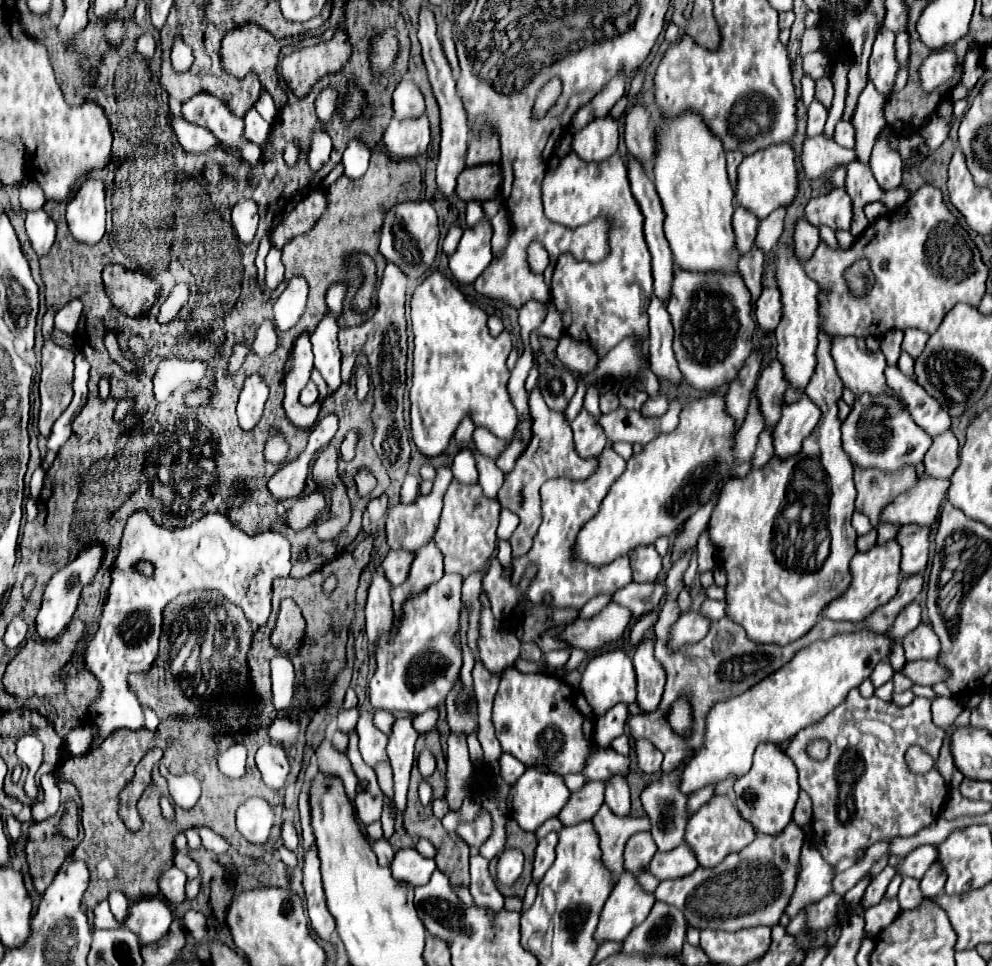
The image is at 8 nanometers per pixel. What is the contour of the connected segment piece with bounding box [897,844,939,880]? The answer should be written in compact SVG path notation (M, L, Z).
M925 844L925 846L919 846L915 848L913 852L909 852L903 860L903 864L897 868L897 872L901 876L911 876L911 878L917 878L921 880L923 874L931 868L931 864L937 860L939 852L937 852L937 846L935 844Z

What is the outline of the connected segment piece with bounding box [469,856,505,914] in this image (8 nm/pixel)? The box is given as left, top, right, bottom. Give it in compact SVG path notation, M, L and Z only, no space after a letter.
M473 856L469 872L471 872L471 896L473 896L475 904L483 906L495 914L499 910L503 910L505 898L501 896L501 892L495 886L495 880L489 874L489 860L485 860L481 856Z

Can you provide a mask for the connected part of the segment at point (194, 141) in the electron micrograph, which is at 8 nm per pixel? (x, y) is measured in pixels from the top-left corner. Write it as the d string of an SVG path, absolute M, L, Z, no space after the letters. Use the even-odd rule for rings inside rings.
M173 114L173 130L179 138L179 144L183 146L185 152L191 152L191 154L203 154L203 152L209 152L211 148L217 148L217 150L223 150L227 154L233 154L233 156L241 156L239 150L235 150L235 146L225 146L221 144L213 132L205 130L205 128L199 128L199 126L193 126L193 124L185 124L185 120L181 118L181 114Z

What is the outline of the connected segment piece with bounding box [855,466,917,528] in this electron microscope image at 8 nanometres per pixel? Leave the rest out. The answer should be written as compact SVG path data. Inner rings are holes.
M855 468L855 486L857 486L857 502L855 508L863 512L873 528L879 524L879 512L883 504L895 500L895 496L903 494L917 482L915 468L905 468L903 472L895 472L895 476L887 476L887 472L875 472L871 468Z

